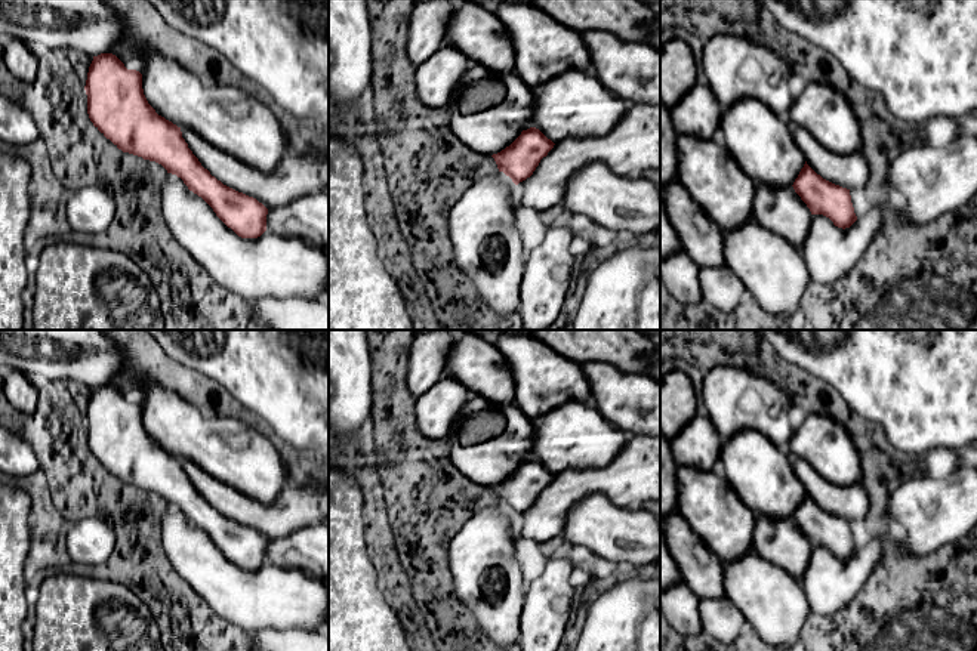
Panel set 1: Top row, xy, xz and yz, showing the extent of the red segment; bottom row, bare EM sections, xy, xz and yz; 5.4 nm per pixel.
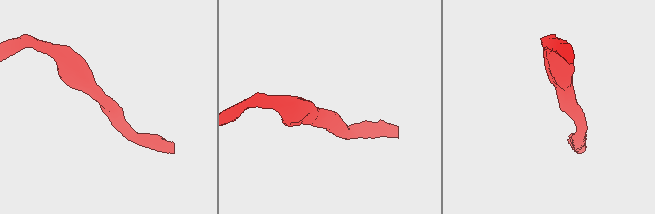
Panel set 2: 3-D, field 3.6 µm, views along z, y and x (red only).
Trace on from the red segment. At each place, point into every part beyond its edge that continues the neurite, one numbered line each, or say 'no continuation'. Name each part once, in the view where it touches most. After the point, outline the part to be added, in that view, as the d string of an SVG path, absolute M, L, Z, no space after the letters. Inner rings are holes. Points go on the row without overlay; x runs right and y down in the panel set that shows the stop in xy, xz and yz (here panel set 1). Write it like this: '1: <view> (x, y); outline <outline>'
no continuation

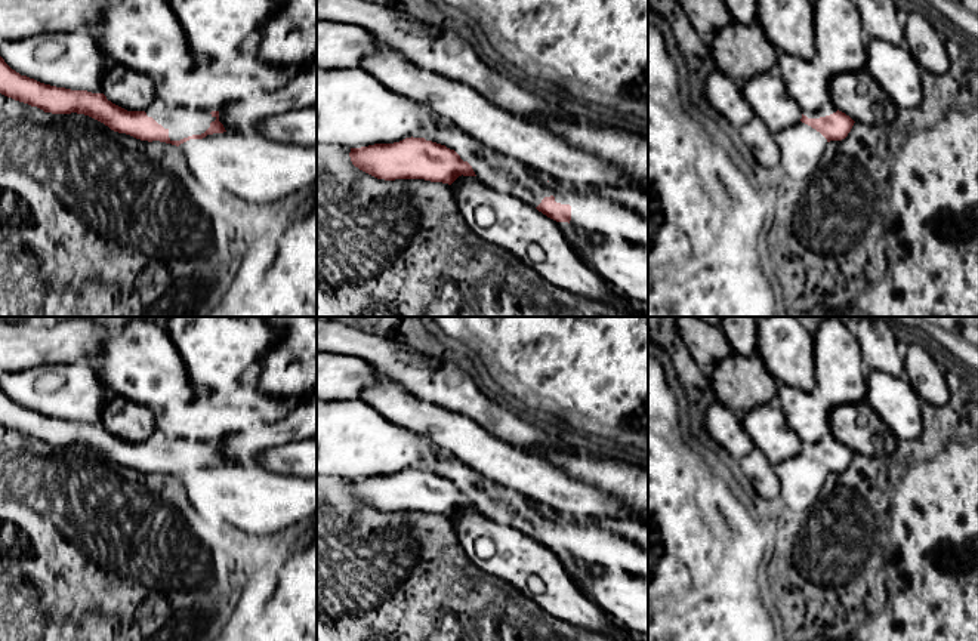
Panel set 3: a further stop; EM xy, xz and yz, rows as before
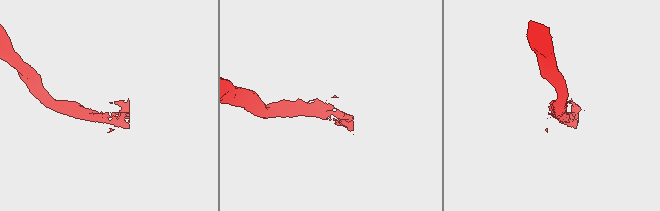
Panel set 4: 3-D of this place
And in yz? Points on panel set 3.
no continuation

